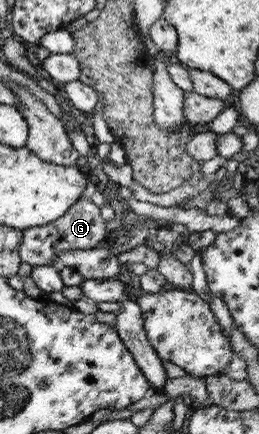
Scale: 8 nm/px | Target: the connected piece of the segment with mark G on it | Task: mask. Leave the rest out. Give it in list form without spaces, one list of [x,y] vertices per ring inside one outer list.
[[[88,193],[80,196],[69,210],[46,225],[28,227],[21,231],[22,240],[19,246],[19,258],[31,267],[52,264],[57,253],[71,249],[93,249],[106,235],[104,220],[100,218],[99,208],[88,198]]]

